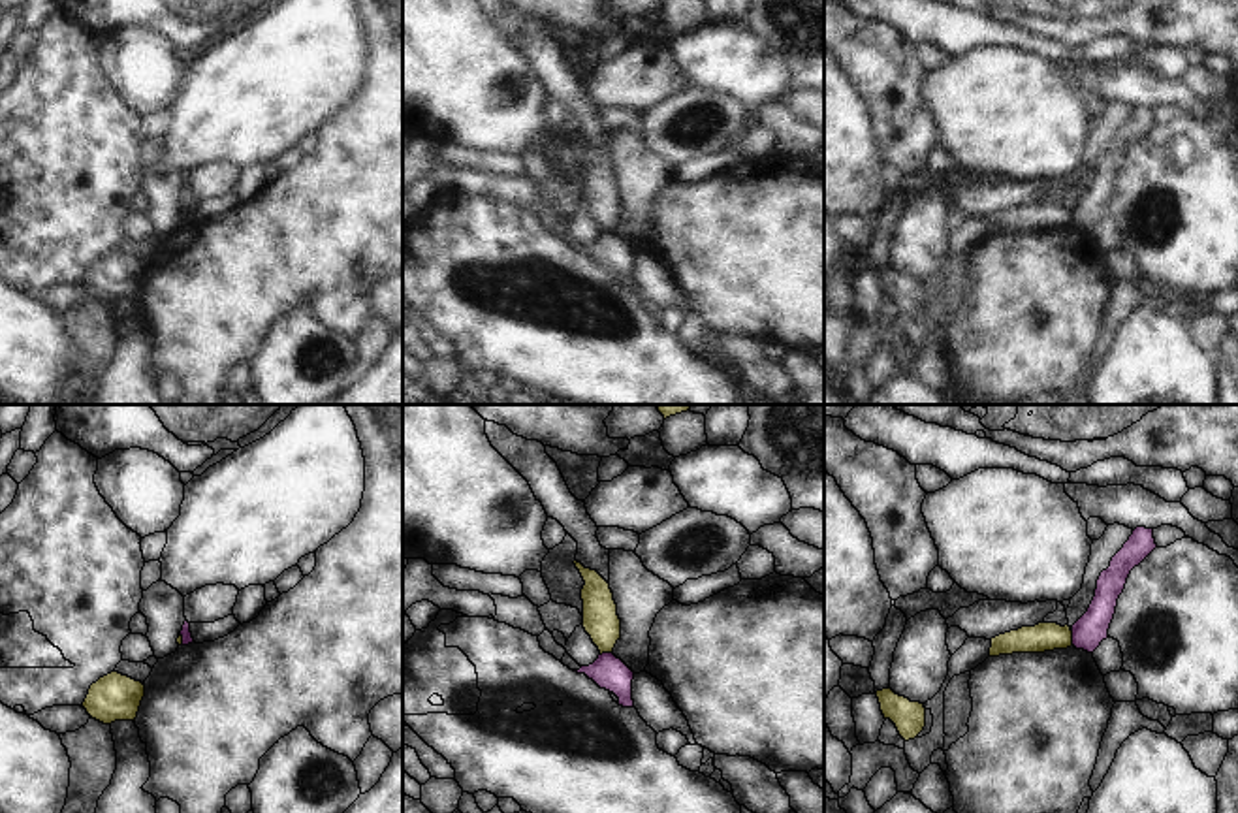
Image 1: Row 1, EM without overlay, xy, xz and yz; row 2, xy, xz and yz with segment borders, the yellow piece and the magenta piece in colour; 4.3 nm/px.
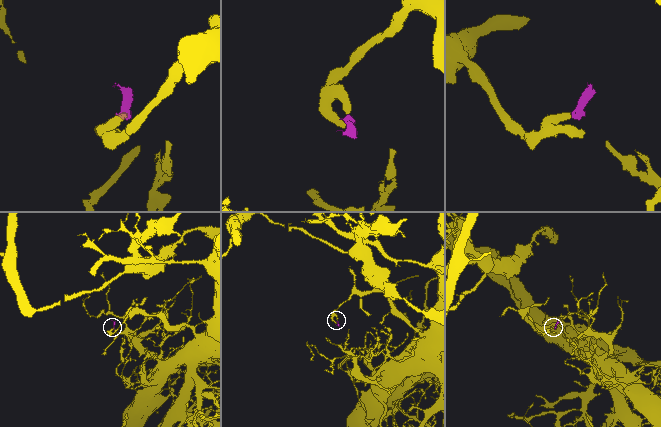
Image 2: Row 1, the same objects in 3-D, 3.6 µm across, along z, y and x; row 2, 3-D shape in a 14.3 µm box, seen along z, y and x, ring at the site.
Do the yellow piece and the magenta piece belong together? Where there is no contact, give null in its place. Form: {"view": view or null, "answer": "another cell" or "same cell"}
{"view": "yz", "answer": "another cell"}

